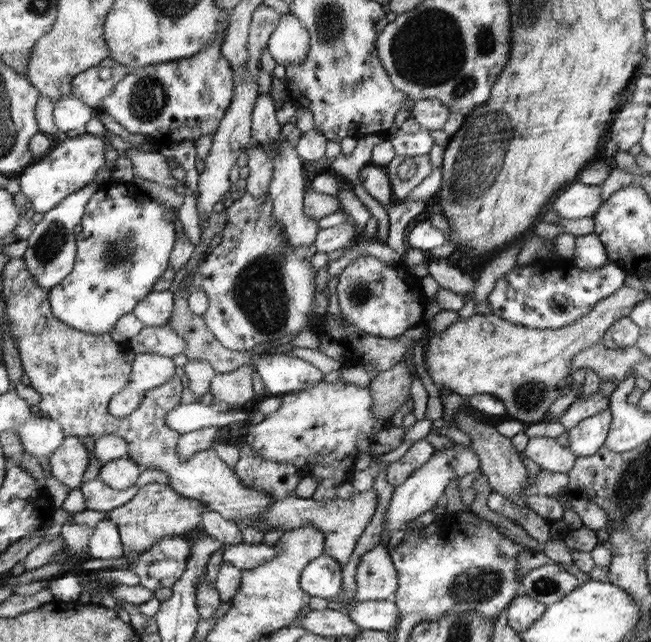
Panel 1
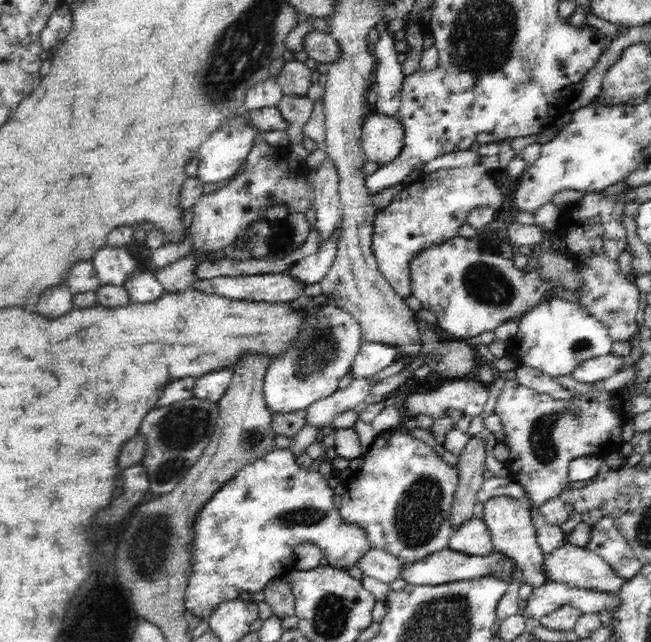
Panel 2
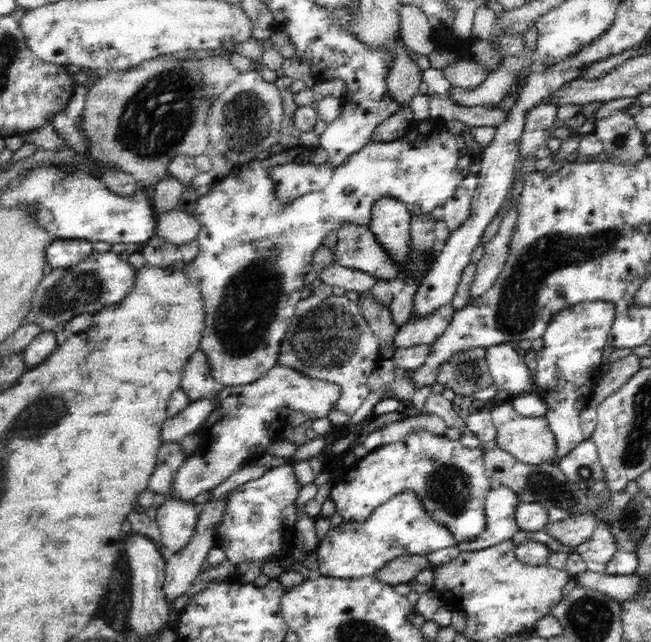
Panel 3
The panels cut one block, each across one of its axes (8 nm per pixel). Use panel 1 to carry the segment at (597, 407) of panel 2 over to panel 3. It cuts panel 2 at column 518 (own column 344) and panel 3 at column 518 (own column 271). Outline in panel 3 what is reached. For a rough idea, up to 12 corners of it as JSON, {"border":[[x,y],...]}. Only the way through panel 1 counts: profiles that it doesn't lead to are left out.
{"border":[[512,397],[491,410],[495,443],[527,465],[553,463],[545,416],[524,418]]}

